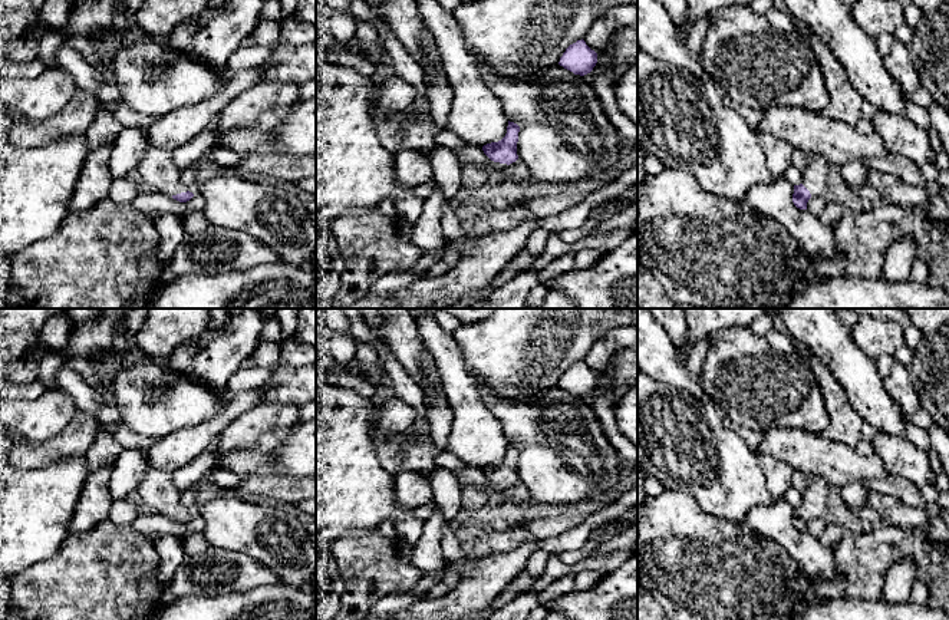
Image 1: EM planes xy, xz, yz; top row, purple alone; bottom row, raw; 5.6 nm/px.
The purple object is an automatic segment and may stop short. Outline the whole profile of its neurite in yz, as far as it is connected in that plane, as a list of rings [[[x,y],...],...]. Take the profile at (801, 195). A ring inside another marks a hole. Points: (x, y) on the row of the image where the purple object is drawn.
[[[813,152],[811,161],[803,169],[803,182],[794,185],[793,202],[800,210],[807,210],[807,202],[811,197],[821,197],[826,194],[830,162]]]

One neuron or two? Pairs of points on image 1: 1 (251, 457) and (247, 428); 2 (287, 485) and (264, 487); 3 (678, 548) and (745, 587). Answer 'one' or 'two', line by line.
1: two
2: one
3: one

